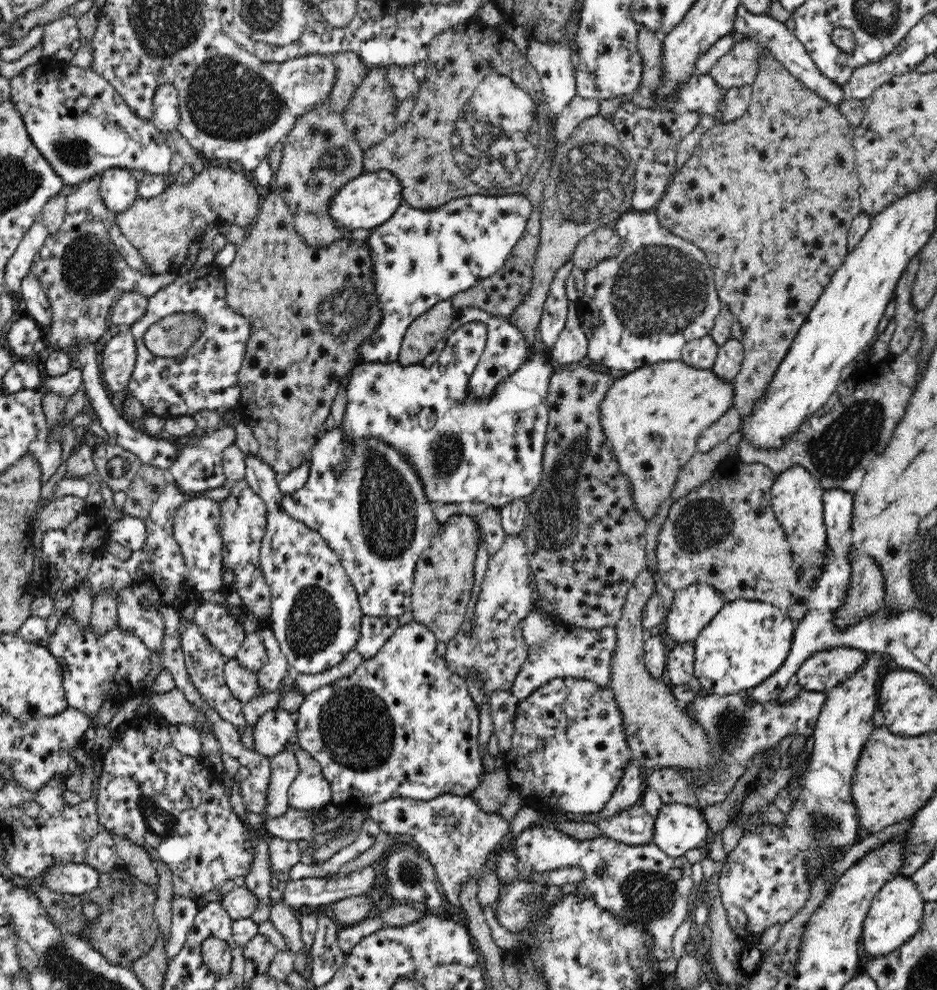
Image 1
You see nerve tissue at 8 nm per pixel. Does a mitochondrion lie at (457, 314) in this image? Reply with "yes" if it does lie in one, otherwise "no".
no

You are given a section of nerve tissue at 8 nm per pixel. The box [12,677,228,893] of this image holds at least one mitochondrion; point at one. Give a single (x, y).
(158, 825)

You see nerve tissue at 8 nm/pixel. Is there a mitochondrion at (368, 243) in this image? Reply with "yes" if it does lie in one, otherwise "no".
no

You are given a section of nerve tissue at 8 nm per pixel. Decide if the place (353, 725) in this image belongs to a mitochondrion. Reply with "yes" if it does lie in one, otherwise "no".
yes

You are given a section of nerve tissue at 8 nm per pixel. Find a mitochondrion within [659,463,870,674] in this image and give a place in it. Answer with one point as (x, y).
(702, 524)

